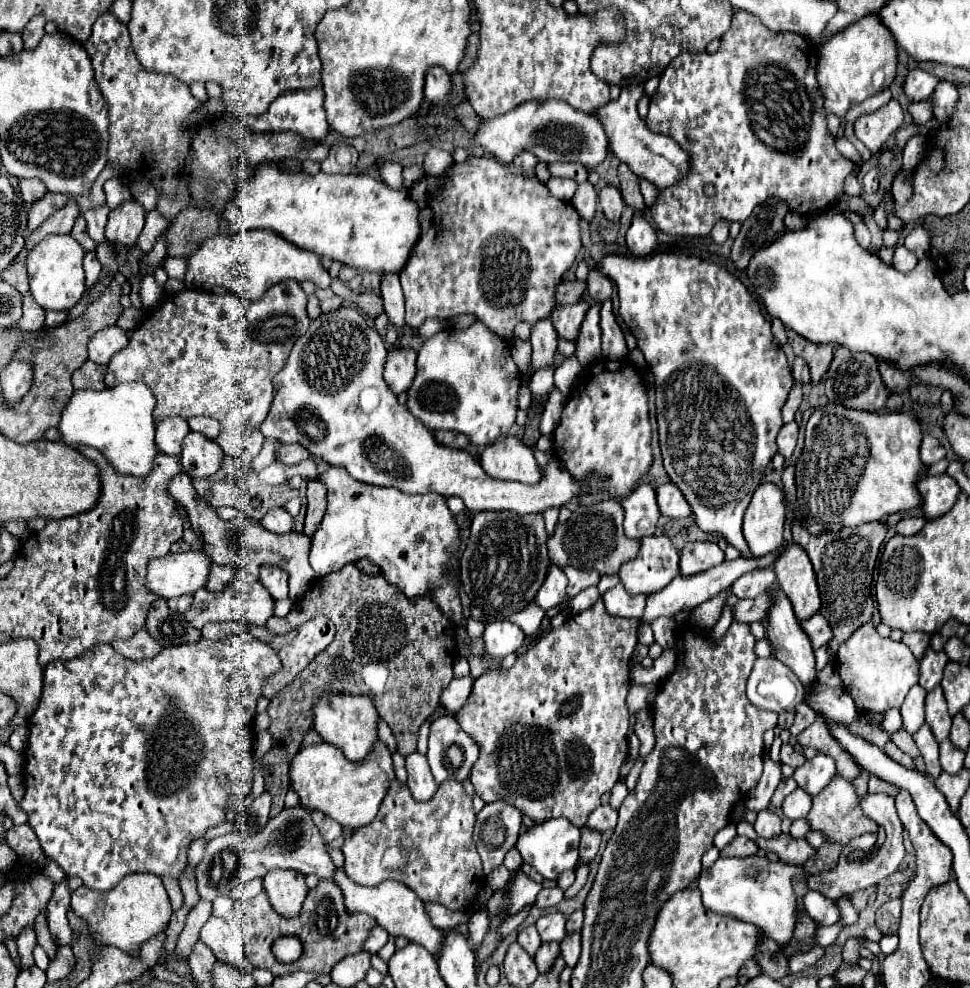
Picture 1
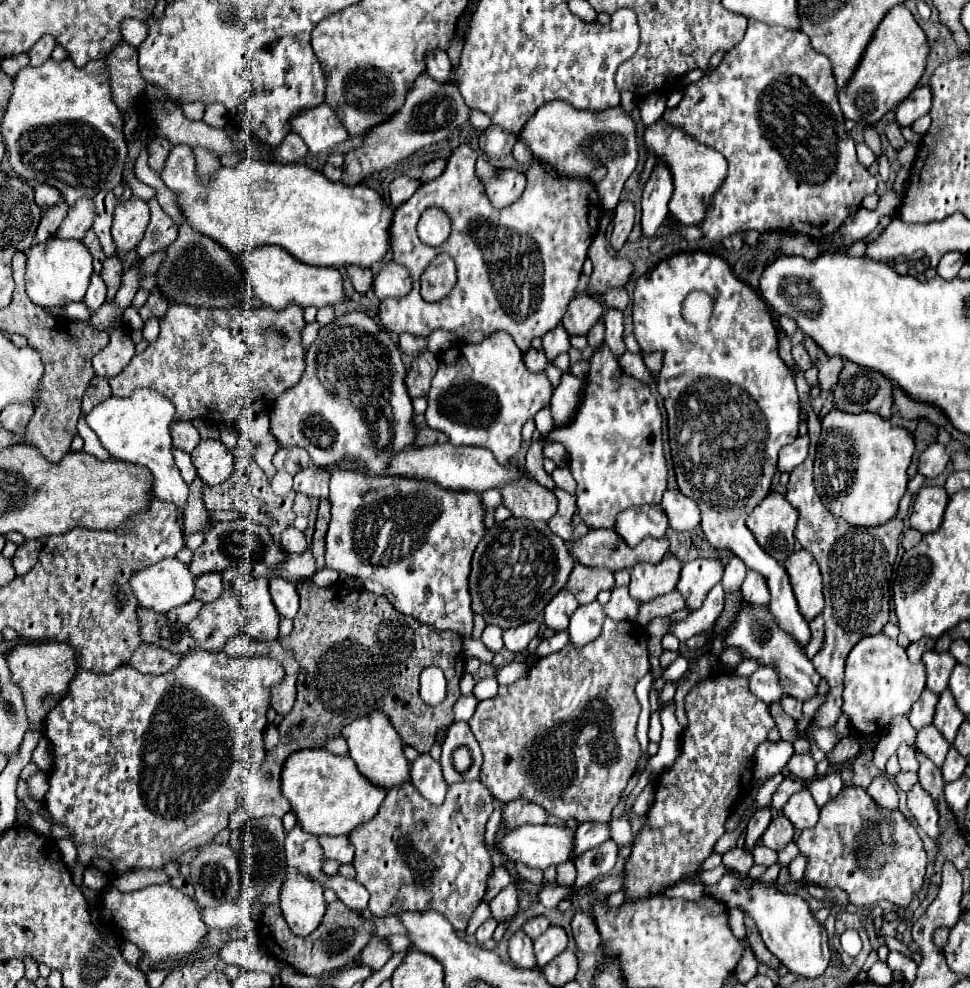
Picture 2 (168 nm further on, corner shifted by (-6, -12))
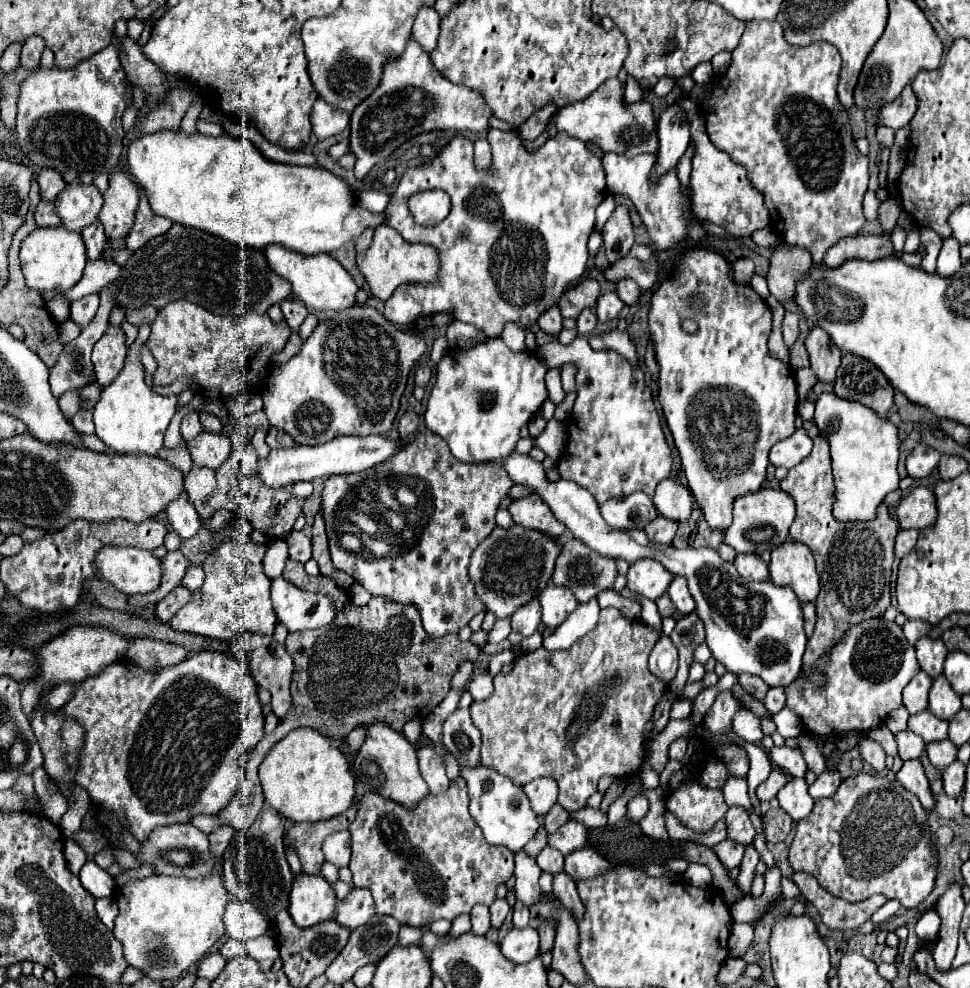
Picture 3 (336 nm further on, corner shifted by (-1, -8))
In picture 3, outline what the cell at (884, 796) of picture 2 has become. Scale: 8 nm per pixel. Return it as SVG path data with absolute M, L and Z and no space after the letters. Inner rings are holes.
M860 737L858 739L858 747L860 747L860 755L864 761L868 761L876 771L882 771L884 769L884 749L878 741L874 739L868 739L868 737Z

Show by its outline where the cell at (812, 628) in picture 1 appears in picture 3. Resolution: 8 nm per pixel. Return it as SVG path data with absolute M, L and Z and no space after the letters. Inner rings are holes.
M802 603L802 613L804 613L804 631L806 631L806 637L810 637L814 631L814 621L816 621L814 603Z

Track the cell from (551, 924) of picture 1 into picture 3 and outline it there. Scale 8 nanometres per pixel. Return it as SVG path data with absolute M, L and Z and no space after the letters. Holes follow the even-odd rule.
M532 927L526 929L512 929L502 941L500 951L514 963L528 963L530 959L538 957L538 931Z

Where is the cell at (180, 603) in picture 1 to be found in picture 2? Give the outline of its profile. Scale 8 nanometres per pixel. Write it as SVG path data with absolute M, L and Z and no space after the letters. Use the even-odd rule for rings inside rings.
M191 599L189 603L185 603L185 605L175 607L173 611L169 611L167 617L169 617L169 621L173 621L173 623L185 623L185 625L187 625L191 619L195 619L195 615L199 613L201 607L203 607L201 601Z

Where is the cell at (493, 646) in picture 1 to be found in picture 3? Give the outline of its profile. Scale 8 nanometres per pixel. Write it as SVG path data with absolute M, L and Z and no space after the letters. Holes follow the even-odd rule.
M538 597L532 599L532 603L526 603L524 607L520 607L516 615L512 615L512 629L522 633L524 637L538 631L540 623L542 623L542 607L540 607Z

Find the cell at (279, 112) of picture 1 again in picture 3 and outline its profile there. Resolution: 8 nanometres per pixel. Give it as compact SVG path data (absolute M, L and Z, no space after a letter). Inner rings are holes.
M318 99L312 109L312 133L318 139L326 139L342 133L350 123L350 113L332 107L330 103Z

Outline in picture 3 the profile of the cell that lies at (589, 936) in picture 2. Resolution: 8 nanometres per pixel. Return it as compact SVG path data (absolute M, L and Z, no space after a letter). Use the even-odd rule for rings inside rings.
M560 871L560 875L554 875L554 881L552 881L552 891L562 899L562 903L566 907L570 907L574 919L580 919L584 915L584 907L580 903L580 897L578 897L578 891L576 891L576 883L574 879Z

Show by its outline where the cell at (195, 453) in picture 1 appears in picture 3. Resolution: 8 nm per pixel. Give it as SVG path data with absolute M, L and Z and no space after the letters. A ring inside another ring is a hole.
M202 431L188 441L188 451L196 465L218 469L230 455L230 439L220 433Z

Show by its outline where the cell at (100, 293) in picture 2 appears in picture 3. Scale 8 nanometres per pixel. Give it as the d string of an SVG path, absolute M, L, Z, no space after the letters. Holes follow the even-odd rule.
M96 293L86 295L86 297L78 299L78 301L74 301L74 303L70 305L70 319L72 319L76 325L80 325L80 329L86 327L86 325L94 319L96 309L98 309L98 303L100 303L100 299L98 299Z

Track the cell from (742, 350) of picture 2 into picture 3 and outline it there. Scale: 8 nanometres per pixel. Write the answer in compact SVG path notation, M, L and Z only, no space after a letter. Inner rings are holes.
M695 247L684 252L681 258L677 262L676 273L672 279L668 281L662 281L658 285L658 289L654 291L652 295L652 307L650 307L650 337L654 341L654 349L656 349L656 359L658 359L658 365L660 365L660 379L658 379L658 385L660 385L660 405L662 405L662 411L664 411L664 417L666 417L666 423L674 435L674 443L680 451L680 459L682 459L682 469L688 477L688 485L698 501L698 505L702 507L704 515L706 515L706 521L710 527L716 527L716 529L728 529L730 523L732 523L732 505L738 497L742 495L748 495L748 493L756 493L762 485L762 481L766 479L766 467L768 467L768 453L772 449L774 443L790 437L794 433L794 417L796 417L796 405L798 405L798 393L796 393L796 379L794 379L794 371L790 365L786 365L784 361L776 359L770 355L770 349L768 349L768 337L772 333L772 311L770 307L764 303L764 299L748 285L740 285L732 279L730 275L730 265L726 263L726 259L718 253L714 253L713 250L707 248ZM696 293L704 293L704 311L698 311L698 309L692 309L690 307L690 297L696 295ZM684 321L696 321L696 323L702 323L702 329L698 329L696 333L686 333L682 329L682 323Z

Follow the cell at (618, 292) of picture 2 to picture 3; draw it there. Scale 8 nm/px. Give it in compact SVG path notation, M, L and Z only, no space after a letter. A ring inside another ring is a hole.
M620 279L618 283L616 283L616 293L618 293L618 297L626 303L626 305L636 305L638 301L640 301L640 297L642 297L642 291L640 291L640 287L632 281L632 279Z

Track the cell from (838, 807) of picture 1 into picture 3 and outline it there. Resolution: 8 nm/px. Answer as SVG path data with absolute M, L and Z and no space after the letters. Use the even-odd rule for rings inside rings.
M858 773L842 781L838 791L828 799L818 799L808 817L798 823L794 841L790 845L788 861L792 869L810 873L834 897L850 903L860 903L874 893L886 899L900 901L902 907L914 909L930 895L938 875L938 847L928 827L928 811L918 803L916 795L904 791L898 781L888 781L878 775Z

